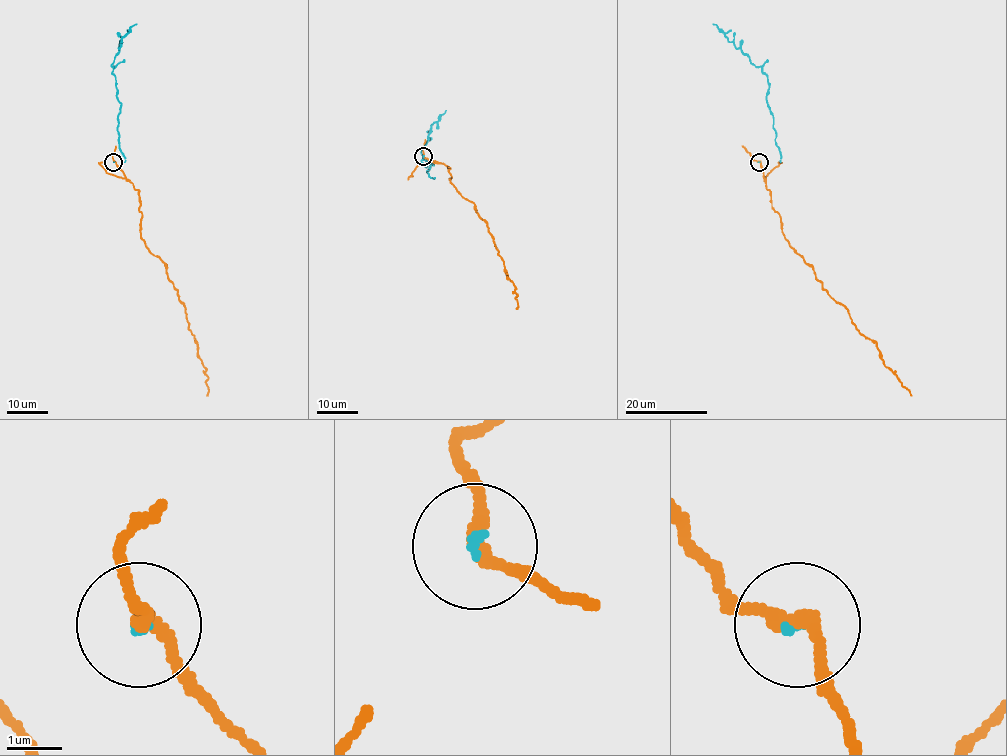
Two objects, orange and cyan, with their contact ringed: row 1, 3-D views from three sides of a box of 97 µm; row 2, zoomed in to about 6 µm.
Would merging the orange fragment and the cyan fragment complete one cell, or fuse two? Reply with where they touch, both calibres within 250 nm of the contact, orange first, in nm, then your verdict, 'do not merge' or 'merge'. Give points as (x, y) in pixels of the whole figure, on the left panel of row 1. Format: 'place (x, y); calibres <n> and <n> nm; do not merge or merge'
place (113, 162); calibres 240 and 80 nm; merge

